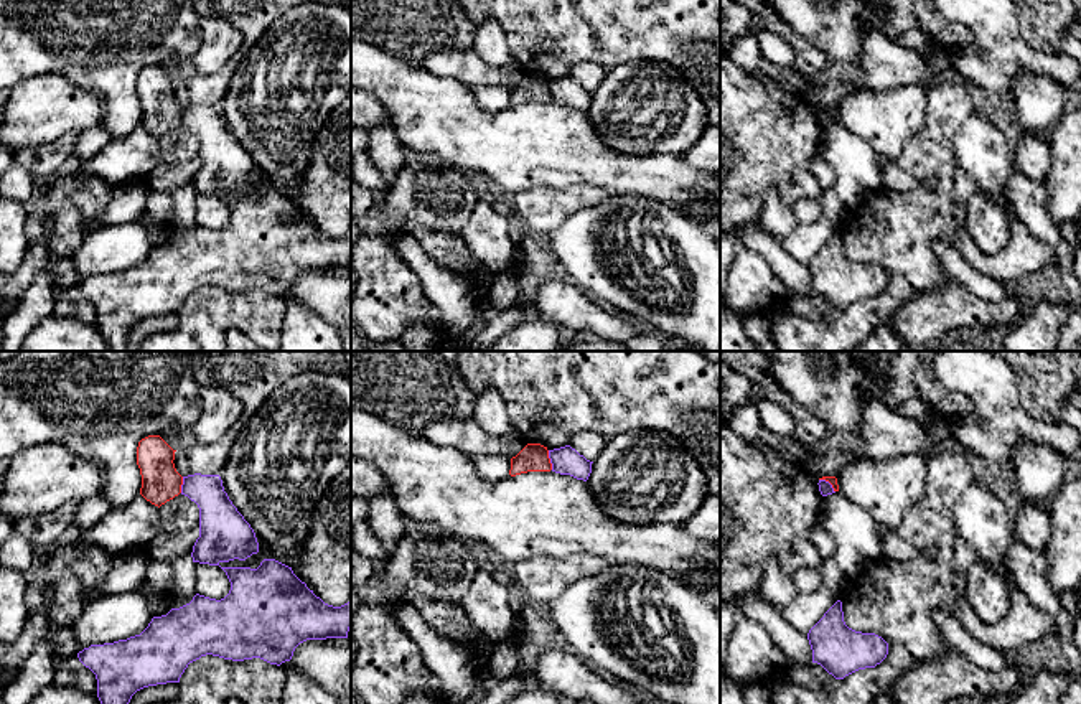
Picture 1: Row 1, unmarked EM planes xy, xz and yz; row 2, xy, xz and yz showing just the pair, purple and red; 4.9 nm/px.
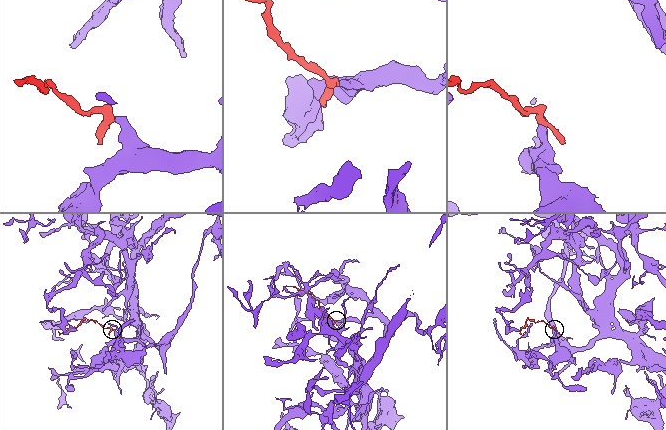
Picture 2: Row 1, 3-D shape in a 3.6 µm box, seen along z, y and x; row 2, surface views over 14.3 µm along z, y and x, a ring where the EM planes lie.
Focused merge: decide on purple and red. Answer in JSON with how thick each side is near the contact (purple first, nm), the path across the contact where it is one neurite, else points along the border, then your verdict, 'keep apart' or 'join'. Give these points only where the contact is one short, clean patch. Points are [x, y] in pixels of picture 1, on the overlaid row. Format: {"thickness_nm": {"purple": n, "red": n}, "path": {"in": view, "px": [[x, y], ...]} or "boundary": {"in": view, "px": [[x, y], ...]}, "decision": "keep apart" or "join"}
{"thickness_nm": {"purple": 140, "red": 140}, "boundary": {"in": "xz", "px": [[547, 450], [552, 469]]}, "decision": "keep apart"}

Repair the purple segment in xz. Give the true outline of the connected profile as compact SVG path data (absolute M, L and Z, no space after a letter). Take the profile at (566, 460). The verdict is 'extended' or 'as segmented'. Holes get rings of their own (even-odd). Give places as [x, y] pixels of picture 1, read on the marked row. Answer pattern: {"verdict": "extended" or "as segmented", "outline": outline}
{"verdict": "as segmented", "outline": "M570 445L549 450L549 458L552 463L552 472L555 473L570 475L583 481L587 481L592 473L593 462L587 460Z"}

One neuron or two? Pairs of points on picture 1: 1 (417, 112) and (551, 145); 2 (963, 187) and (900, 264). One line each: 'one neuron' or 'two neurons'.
1: one neuron
2: two neurons

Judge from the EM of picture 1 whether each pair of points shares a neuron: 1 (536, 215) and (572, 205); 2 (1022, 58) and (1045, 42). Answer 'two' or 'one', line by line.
1: one
2: two

